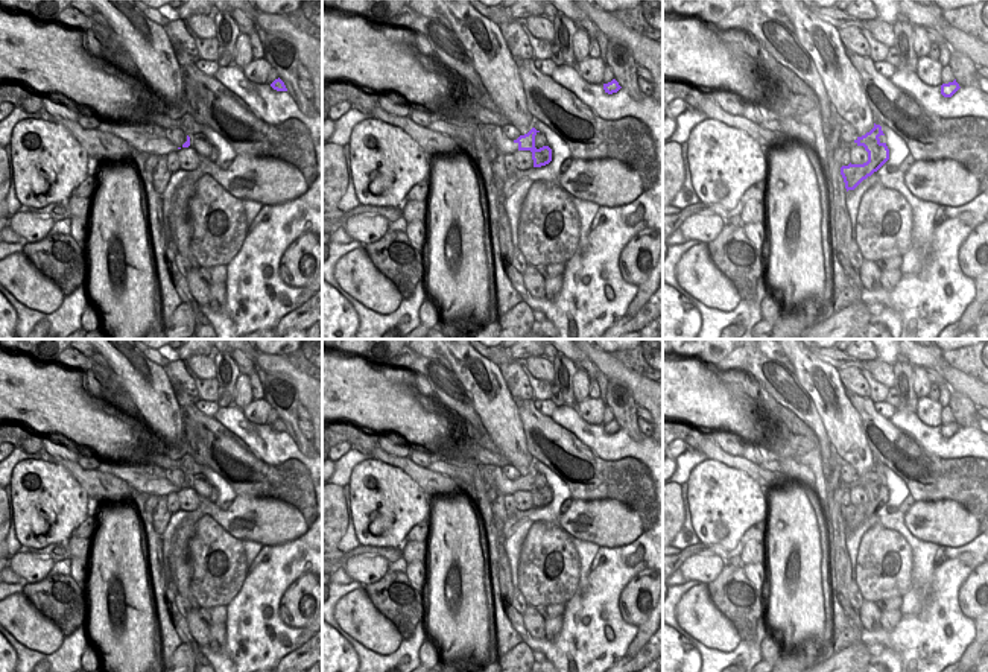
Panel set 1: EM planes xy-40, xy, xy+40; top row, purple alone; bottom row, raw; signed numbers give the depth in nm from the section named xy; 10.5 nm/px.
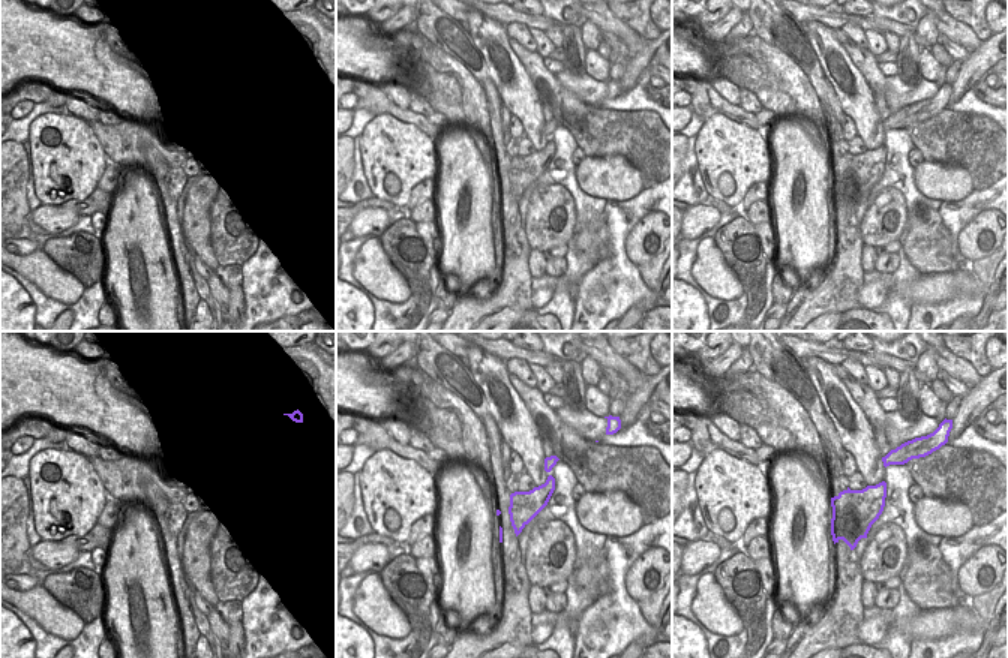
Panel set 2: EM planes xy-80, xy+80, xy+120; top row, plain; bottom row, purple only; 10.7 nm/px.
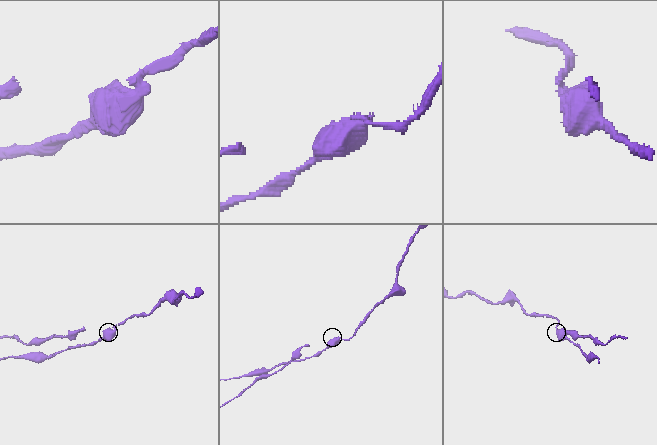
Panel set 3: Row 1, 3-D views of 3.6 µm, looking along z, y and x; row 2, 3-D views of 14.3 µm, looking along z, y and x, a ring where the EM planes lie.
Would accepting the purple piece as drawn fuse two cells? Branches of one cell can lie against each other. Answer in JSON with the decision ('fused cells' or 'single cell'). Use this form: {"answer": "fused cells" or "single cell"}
{"answer": "fused cells"}

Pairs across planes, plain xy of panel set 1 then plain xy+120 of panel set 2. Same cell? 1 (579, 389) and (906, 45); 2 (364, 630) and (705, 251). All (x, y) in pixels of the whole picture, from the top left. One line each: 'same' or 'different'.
1: different
2: same

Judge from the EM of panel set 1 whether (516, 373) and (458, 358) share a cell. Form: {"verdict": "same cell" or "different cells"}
{"verdict": "different cells"}

